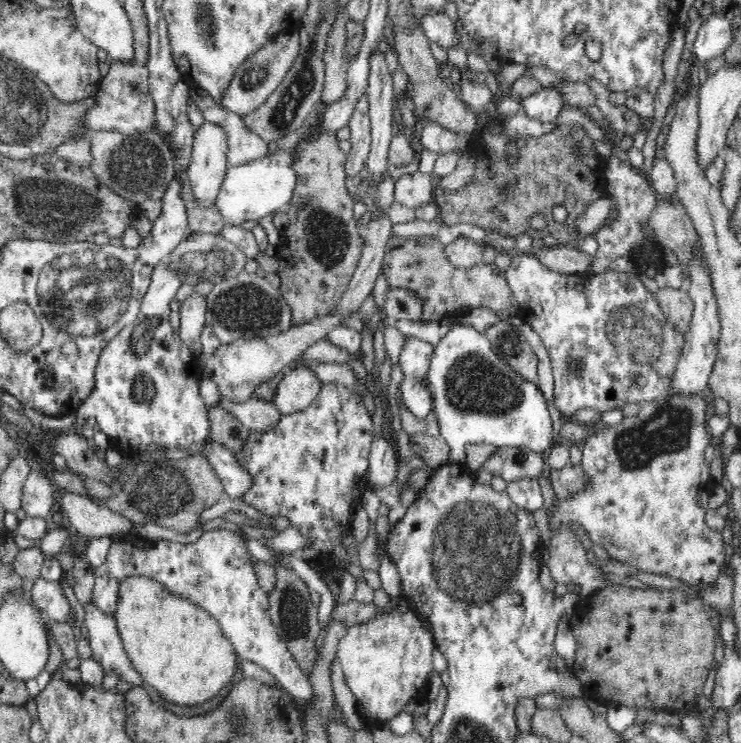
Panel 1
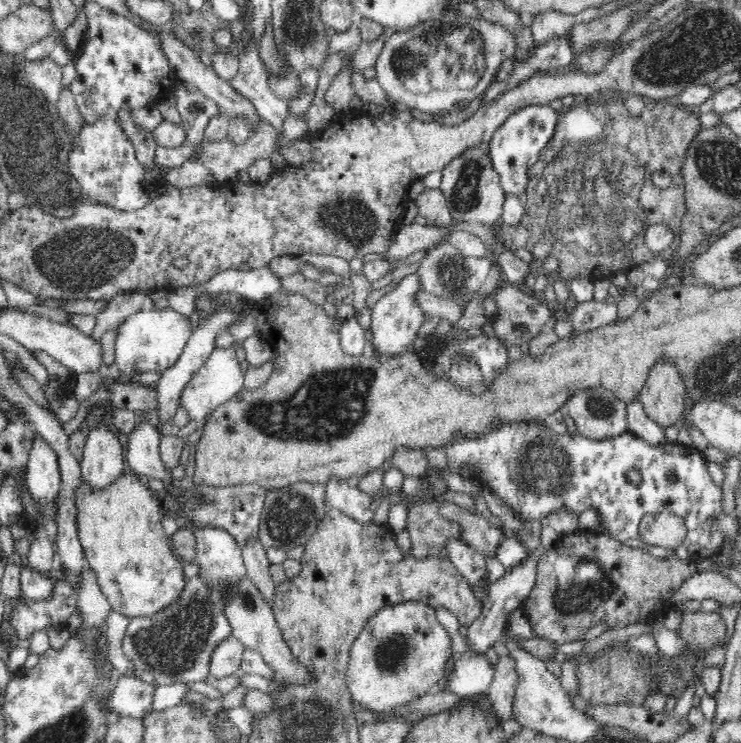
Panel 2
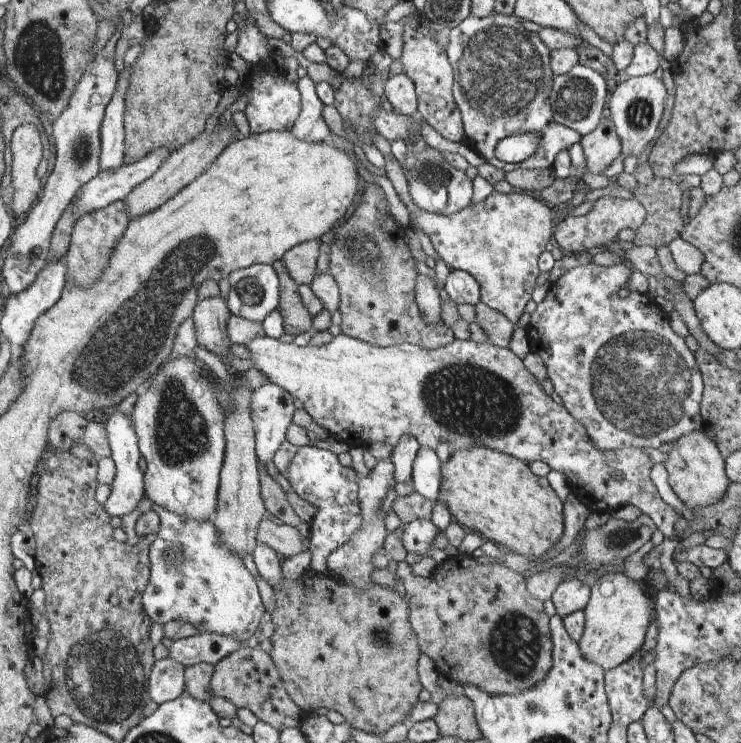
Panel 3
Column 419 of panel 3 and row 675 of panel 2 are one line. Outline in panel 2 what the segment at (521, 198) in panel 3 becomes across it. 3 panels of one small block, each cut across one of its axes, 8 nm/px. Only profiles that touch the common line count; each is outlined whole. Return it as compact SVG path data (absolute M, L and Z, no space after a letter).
M230 635L222 639L211 652L209 673L216 678L224 678L239 671L244 645Z

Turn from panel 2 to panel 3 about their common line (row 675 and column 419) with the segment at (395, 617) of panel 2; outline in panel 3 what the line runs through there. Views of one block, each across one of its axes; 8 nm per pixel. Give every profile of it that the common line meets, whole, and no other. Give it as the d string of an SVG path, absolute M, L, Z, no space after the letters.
M340 333L330 343L321 346L298 346L280 339L258 336L245 344L253 366L266 374L271 383L287 390L301 401L302 408L324 430L350 447L369 446L373 442L396 446L404 434L412 434L421 446L432 450L440 442L448 440L450 451L468 450L472 446L488 446L524 462L542 461L551 470L558 470L568 478L570 487L583 500L606 500L608 511L613 512L626 505L637 506L662 532L662 553L657 564L666 572L668 583L664 589L677 592L673 581L679 576L673 555L679 547L674 524L683 514L668 506L651 479L655 465L644 448L623 447L616 451L601 451L591 436L564 405L546 396L538 382L522 364L522 360L509 348L500 348L491 342L455 339L452 344L427 349L410 343L400 346L379 347L375 344Z

